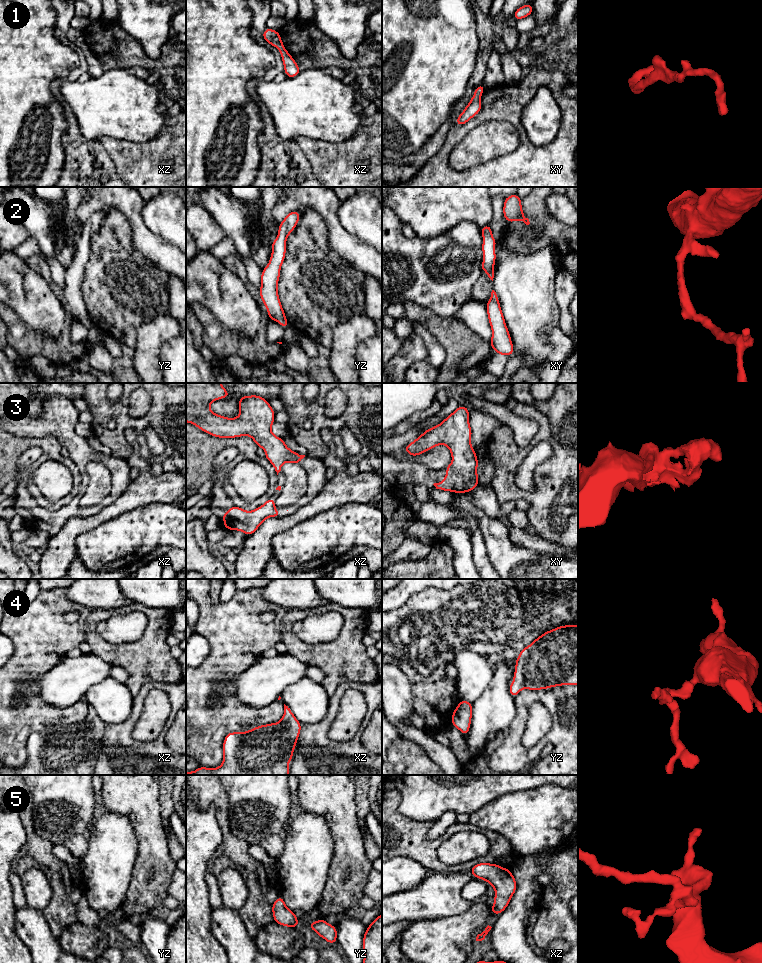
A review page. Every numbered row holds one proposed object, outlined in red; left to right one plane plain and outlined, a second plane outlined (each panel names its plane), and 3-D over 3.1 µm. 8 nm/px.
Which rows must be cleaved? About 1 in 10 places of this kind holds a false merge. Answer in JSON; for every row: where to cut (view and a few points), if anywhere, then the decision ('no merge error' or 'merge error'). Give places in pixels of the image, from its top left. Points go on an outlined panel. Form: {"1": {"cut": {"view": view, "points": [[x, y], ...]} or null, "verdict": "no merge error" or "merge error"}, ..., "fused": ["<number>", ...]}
{"1": {"cut": null, "verdict": "no merge error"}, "2": {"cut": null, "verdict": "no merge error"}, "3": {"cut": null, "verdict": "no merge error"}, "4": {"cut": null, "verdict": "no merge error"}, "5": {"cut": null, "verdict": "no merge error"}, "fused": []}

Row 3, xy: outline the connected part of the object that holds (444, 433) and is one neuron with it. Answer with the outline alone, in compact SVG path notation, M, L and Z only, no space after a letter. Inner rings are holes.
M459 406L453 413L446 417L440 424L427 429L416 440L413 440L405 448L410 457L421 455L437 445L446 445L453 461L446 467L446 477L438 484L433 485L436 489L454 493L466 493L474 490L478 481L478 459L474 448L471 446L472 430L469 423L469 409Z

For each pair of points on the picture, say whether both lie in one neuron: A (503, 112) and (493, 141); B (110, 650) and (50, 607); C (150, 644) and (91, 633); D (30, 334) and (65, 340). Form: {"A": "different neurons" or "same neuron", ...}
{"A": "different neurons", "B": "different neurons", "C": "same neuron", "D": "same neuron"}

